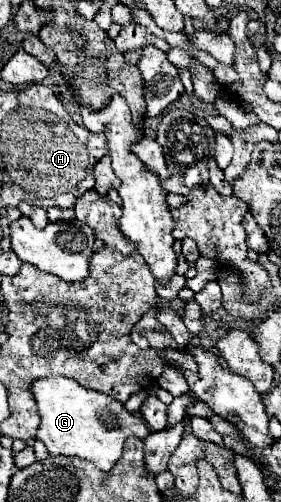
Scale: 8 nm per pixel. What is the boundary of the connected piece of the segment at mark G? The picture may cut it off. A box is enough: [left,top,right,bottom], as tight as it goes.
[30,377,148,471]

